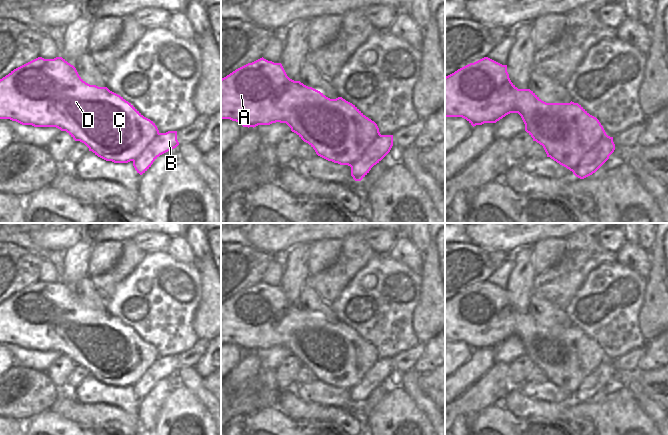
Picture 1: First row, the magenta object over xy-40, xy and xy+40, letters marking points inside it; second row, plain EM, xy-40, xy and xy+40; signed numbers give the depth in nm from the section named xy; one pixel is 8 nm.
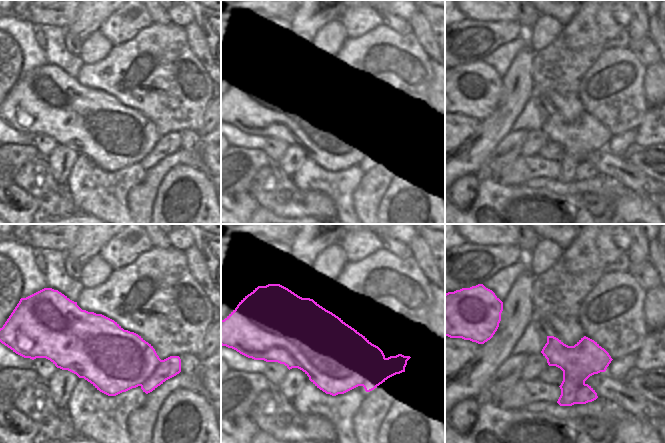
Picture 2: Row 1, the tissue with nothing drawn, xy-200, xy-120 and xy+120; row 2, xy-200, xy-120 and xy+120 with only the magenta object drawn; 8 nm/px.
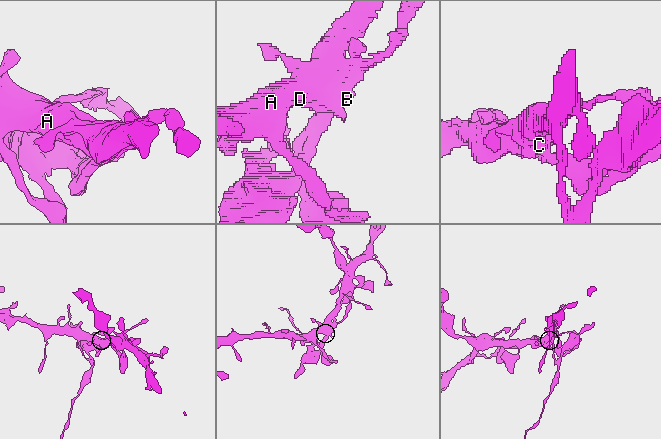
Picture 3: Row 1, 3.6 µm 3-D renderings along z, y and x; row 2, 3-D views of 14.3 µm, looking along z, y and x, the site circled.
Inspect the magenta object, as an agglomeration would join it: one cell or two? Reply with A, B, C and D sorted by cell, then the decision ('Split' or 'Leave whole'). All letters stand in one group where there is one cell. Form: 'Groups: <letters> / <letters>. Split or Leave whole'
Groups: A C D / B. Split

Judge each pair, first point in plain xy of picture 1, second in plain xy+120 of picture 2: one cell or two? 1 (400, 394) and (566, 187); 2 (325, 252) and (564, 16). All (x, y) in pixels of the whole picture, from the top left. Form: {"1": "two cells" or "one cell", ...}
{"1": "one cell", "2": "two cells"}

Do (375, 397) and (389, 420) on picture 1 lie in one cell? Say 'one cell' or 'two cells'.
two cells

